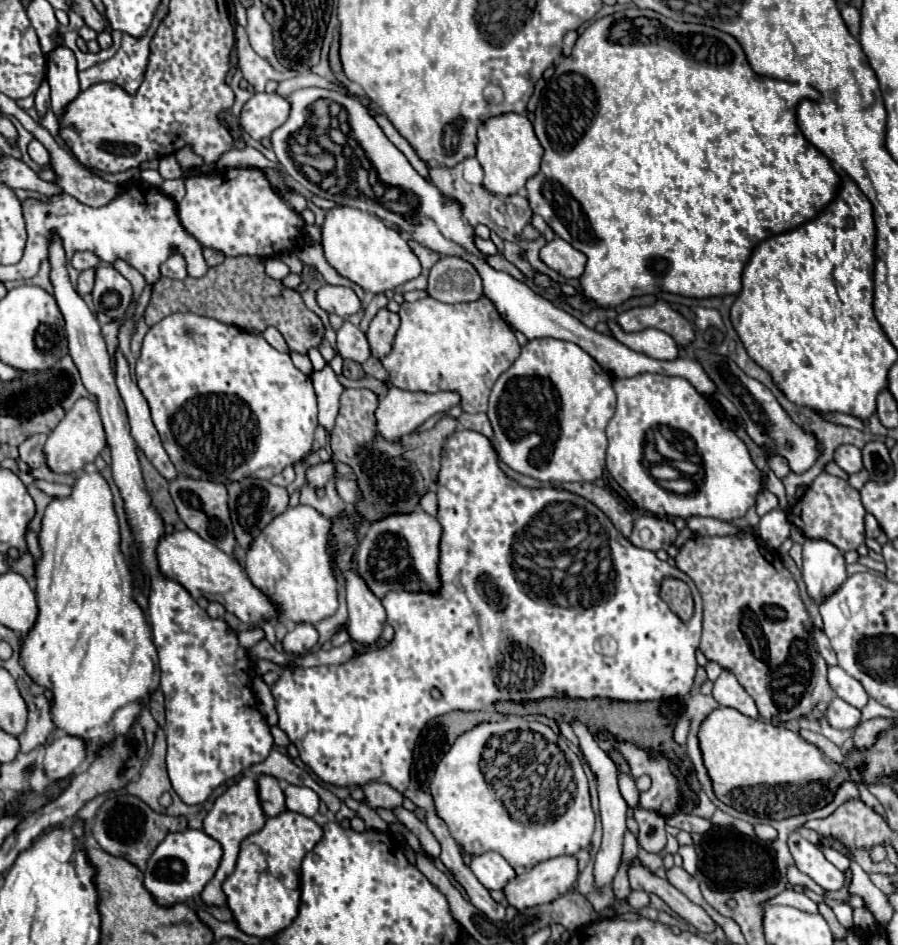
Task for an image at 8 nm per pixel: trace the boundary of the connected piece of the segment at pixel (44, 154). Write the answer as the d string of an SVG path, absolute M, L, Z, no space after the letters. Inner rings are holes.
M33 139L33 141L29 143L29 155L31 155L31 159L33 159L35 163L39 163L39 165L43 165L43 167L49 167L49 165L51 165L49 151L47 151L37 139Z

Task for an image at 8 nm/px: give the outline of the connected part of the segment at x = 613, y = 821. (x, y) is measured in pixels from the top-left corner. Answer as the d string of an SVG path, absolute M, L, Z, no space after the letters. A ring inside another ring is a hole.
M571 721L571 729L575 731L575 735L579 737L579 747L583 749L591 769L597 775L597 791L599 791L599 803L601 803L601 821L603 821L603 841L601 847L595 855L595 867L593 867L593 875L595 875L595 889L603 889L605 885L613 883L613 877L619 869L619 861L621 861L621 849L623 849L623 835L625 835L625 813L627 813L627 803L619 793L619 785L617 785L617 769L615 763L607 757L607 753L603 749L599 749L599 745L595 743L593 735L589 733L589 729L581 723L581 721Z

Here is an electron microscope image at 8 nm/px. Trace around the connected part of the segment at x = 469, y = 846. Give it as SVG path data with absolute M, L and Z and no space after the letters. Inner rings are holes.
M507 716L507 719L503 721L497 721L493 723L481 723L473 727L471 731L459 735L459 739L453 743L453 747L447 751L447 755L439 761L437 769L435 769L435 775L433 775L433 781L431 781L431 795L435 799L435 807L437 807L437 815L447 823L449 831L451 831L451 837L461 845L461 849L469 855L481 855L485 851L495 851L499 855L505 857L505 861L511 865L511 867L523 867L523 869L531 869L535 867L537 863L545 861L545 859L551 859L551 857L559 857L559 855L575 855L579 849L585 849L591 841L591 835L593 835L593 827L595 827L595 813L591 809L591 795L589 795L589 783L587 783L587 775L583 771L583 765L581 765L581 759L569 749L569 745L565 743L563 737L559 737L553 730L542 723L537 721L528 721L521 716ZM537 785L537 813L535 813L535 797L531 795L531 789Z

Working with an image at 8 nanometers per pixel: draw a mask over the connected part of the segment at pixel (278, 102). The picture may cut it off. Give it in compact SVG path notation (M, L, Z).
M255 93L245 103L239 121L253 139L263 139L287 121L289 111L291 105L287 103L287 97L279 93Z

